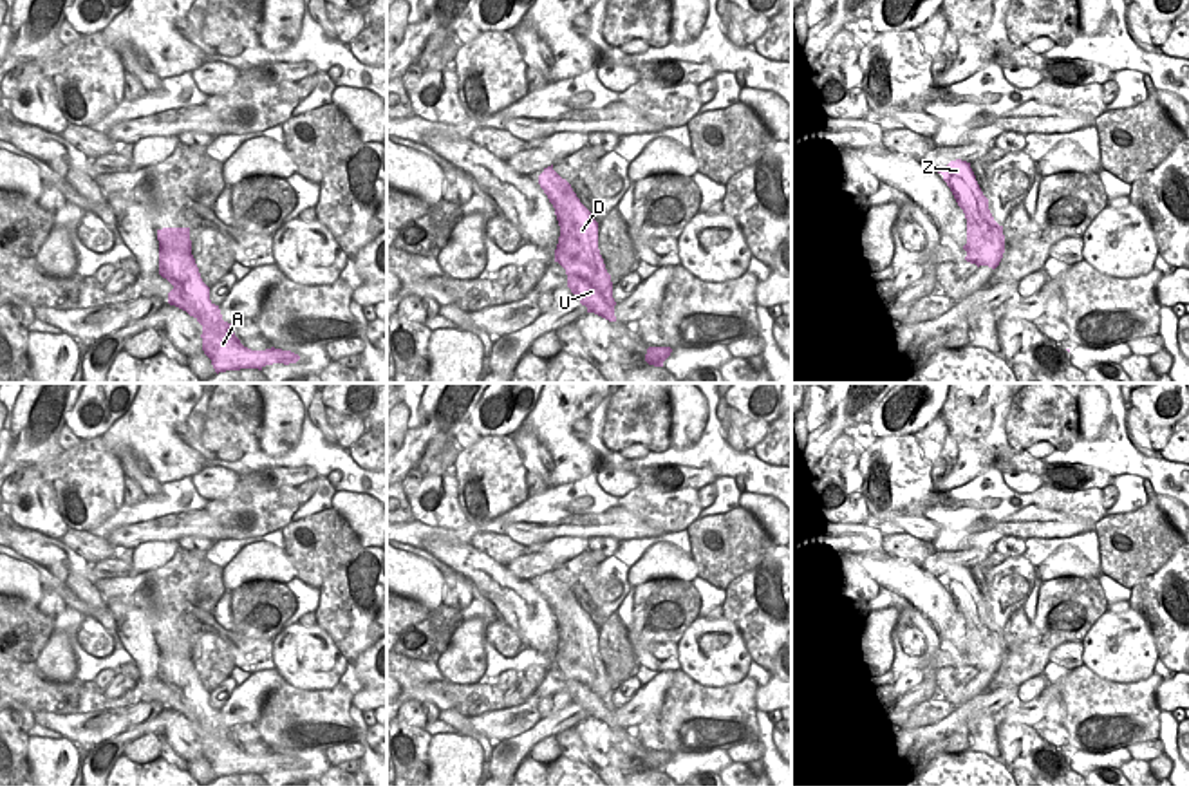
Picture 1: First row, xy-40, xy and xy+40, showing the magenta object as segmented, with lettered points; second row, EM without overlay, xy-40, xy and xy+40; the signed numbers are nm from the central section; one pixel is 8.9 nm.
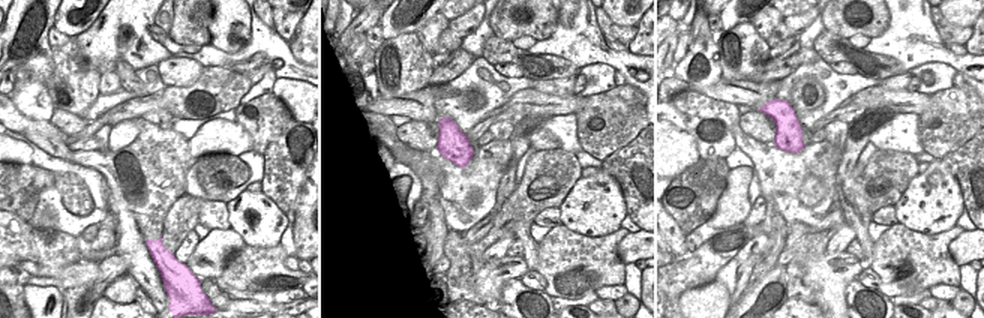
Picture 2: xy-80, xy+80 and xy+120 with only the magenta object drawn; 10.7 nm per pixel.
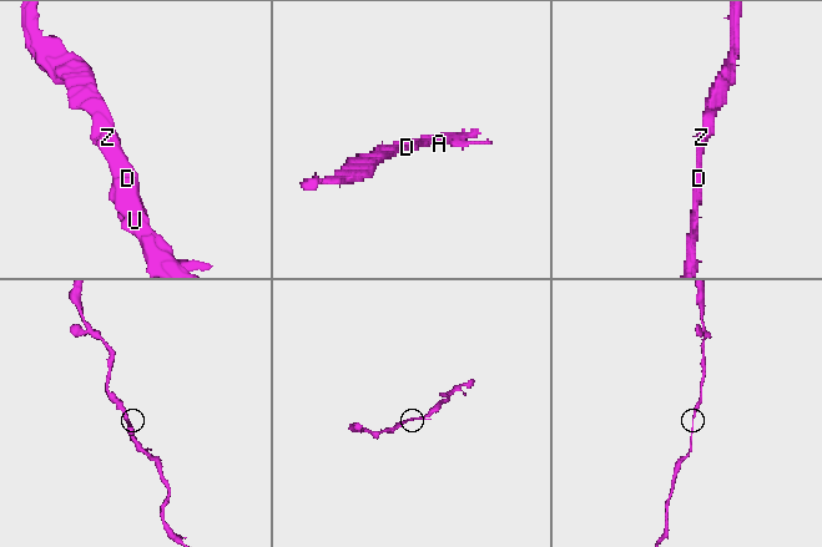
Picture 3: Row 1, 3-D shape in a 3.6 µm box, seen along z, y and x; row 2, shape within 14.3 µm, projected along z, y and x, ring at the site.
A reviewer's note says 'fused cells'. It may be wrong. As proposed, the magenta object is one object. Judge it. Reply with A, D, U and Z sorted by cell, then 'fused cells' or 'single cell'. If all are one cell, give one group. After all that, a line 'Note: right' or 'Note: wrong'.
A D U Z; single cell
Note: wrong

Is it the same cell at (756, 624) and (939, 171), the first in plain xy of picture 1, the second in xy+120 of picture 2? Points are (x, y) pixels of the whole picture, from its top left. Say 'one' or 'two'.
two

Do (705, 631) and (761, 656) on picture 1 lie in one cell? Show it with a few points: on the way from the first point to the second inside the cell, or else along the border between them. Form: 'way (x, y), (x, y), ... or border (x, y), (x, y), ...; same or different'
border (721, 617), (736, 627), (752, 660); different

